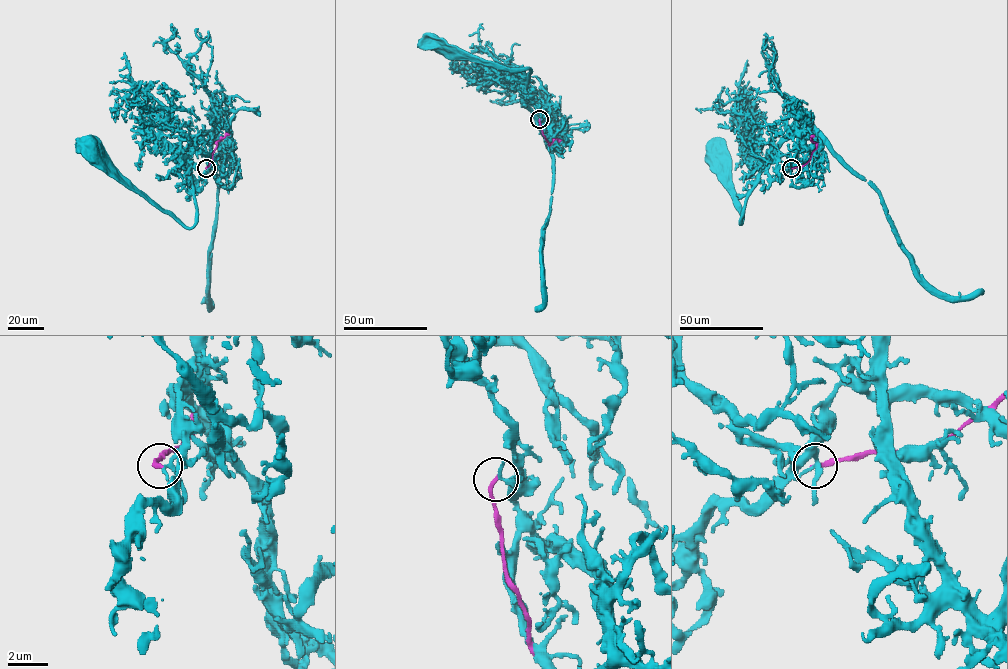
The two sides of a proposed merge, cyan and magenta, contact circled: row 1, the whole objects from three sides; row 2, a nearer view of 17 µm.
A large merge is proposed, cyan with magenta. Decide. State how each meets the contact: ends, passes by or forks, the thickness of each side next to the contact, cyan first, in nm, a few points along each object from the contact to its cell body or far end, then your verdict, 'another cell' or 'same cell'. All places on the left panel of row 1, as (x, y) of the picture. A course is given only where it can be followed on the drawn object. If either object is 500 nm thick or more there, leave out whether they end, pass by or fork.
cyan passes by | magenta ends | 200/240 nm | cyan via (206, 168), (211, 146), (206, 134), (190, 154), (196, 222), (184, 227), (138, 190), (93, 142), (90, 145) | magenta via (206, 168), (216, 142), (229, 134) | another cell

